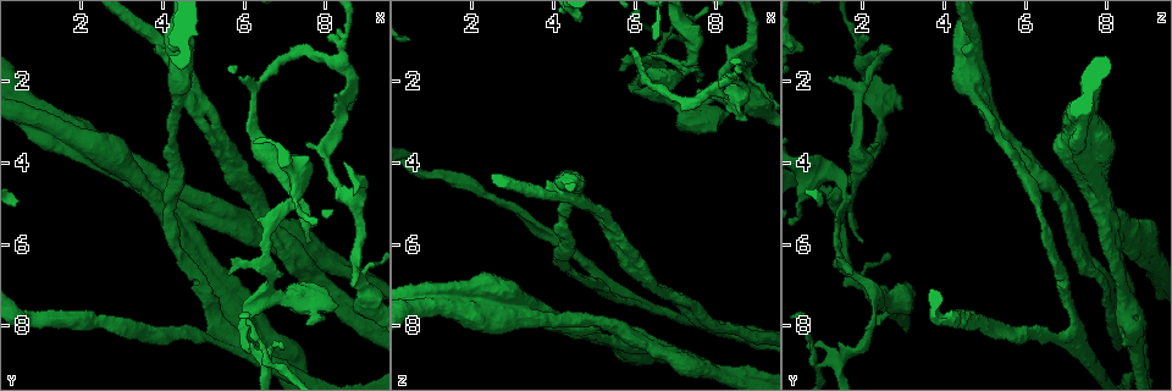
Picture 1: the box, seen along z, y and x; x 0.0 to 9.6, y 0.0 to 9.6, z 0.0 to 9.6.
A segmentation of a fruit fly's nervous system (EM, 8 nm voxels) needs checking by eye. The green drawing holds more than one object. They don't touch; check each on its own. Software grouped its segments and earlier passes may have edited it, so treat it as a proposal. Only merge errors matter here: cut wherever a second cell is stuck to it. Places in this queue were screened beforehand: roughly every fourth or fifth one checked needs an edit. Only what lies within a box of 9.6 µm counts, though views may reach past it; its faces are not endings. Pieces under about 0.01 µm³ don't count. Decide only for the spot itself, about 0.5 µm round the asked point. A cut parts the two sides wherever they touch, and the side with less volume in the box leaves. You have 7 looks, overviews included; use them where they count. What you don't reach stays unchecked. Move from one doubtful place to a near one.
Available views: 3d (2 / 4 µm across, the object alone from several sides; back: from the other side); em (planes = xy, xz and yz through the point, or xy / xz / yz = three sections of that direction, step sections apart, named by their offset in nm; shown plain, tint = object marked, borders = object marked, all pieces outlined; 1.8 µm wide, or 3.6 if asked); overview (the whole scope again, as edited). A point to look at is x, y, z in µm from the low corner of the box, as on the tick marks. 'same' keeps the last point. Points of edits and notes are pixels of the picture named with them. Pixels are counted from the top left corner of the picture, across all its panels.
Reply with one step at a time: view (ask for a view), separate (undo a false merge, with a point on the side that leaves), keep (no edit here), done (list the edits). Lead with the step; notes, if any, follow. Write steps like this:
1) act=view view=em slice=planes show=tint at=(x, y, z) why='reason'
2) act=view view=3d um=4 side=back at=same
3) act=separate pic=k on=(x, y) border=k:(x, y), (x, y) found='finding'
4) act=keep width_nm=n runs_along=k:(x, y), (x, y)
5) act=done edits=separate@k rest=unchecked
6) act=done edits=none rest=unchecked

act=view view=em slice=planes show=tint at=(6.85, 5.70, 8.70) why='touches itself'

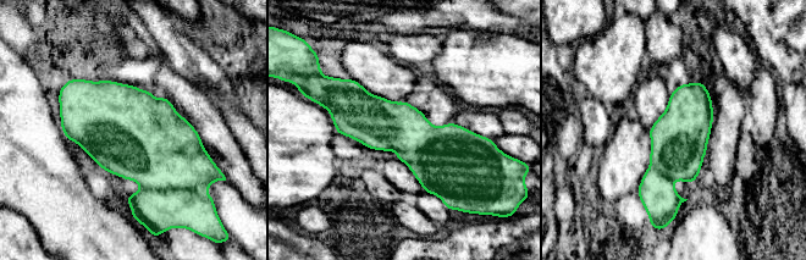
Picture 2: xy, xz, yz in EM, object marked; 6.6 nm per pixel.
act=keep found='all the same cell'

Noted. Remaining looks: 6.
act=view view=3d um=2 side=back at=(6.45, 8.40, 8.70) why='a fork'

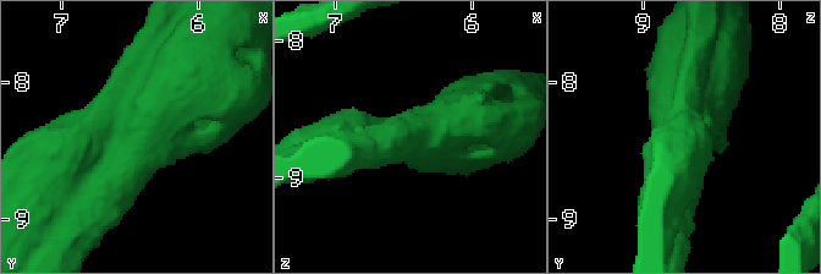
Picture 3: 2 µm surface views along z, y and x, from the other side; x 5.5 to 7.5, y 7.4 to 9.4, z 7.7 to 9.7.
act=view view=em slice=yz step=4 show=tint at=(6.44, 8.36, 8.72) why='shape alone is not enough'

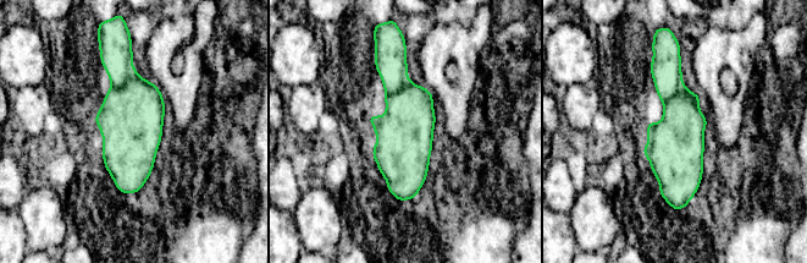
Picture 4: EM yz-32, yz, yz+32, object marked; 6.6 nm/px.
act=keep runs_along=4:(674, 55), (679, 192), (684, 202) found='all the same cell'

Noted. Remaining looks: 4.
act=view view=3d um=4 at=(4.40, 2.20, 4.65) why='four arms meet'

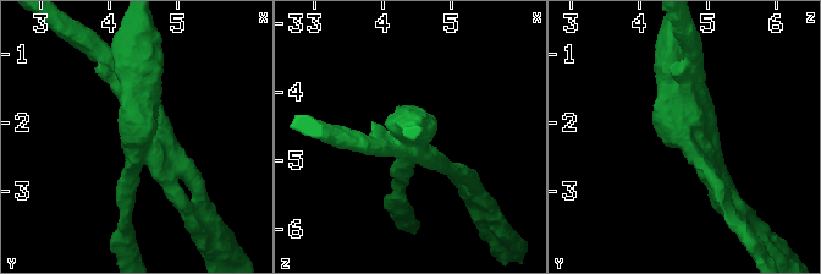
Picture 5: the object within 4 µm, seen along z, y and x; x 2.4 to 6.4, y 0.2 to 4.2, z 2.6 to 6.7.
act=view view=em slice=planes show=tint at=(4.40, 2.25, 4.60)

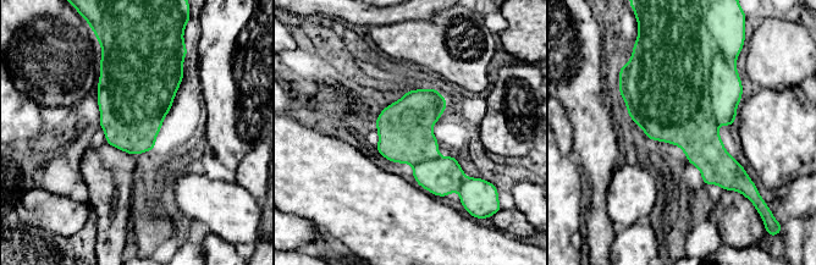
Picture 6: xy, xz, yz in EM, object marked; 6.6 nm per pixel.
act=separate pic=6 on=(726, 89) found='two cells meet here'

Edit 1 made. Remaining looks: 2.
act=done edits=separate@6 rest=unchecked

